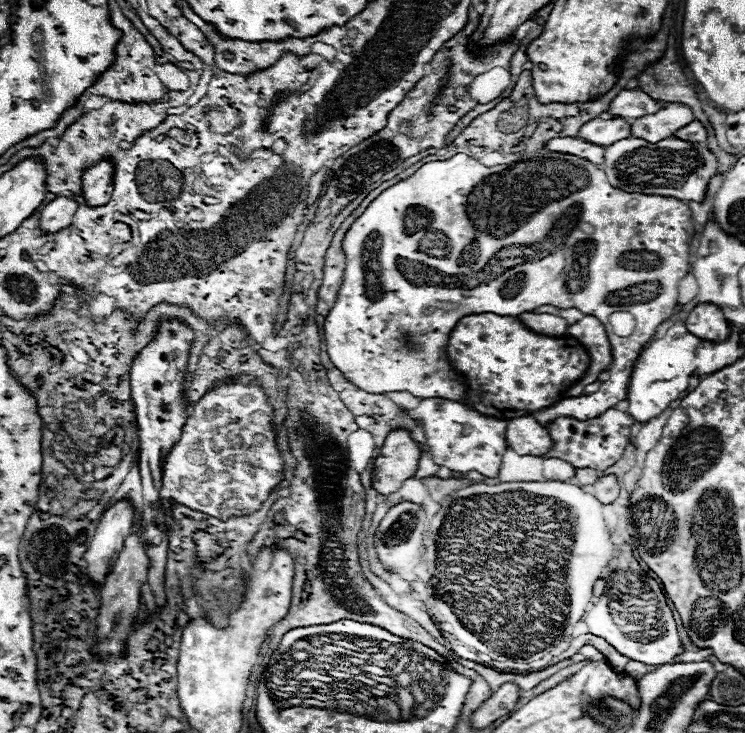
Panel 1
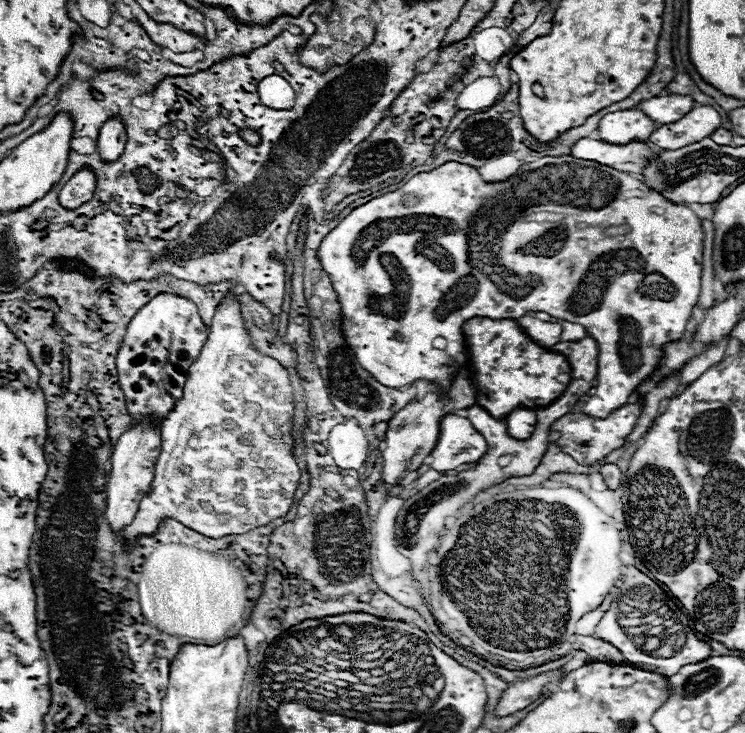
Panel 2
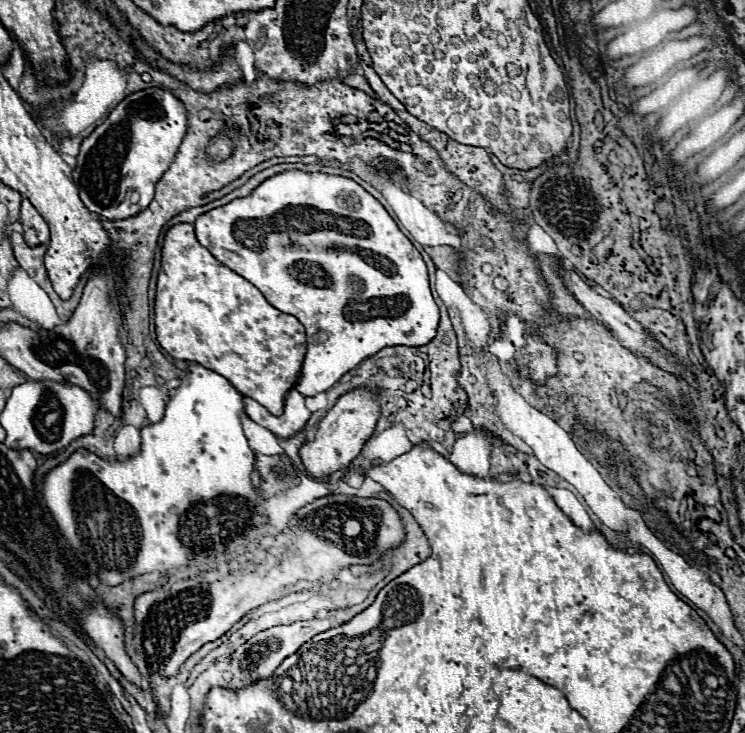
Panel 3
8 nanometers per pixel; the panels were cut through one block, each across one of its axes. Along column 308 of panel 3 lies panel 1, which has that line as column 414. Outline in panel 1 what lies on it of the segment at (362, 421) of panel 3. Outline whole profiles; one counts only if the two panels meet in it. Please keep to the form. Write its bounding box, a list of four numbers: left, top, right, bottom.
[372,430,420,496]

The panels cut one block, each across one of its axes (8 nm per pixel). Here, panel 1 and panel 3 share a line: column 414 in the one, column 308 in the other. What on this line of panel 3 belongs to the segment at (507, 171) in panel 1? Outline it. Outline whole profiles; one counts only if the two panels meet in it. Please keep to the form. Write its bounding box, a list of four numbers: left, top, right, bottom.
[196,170,438,396]

